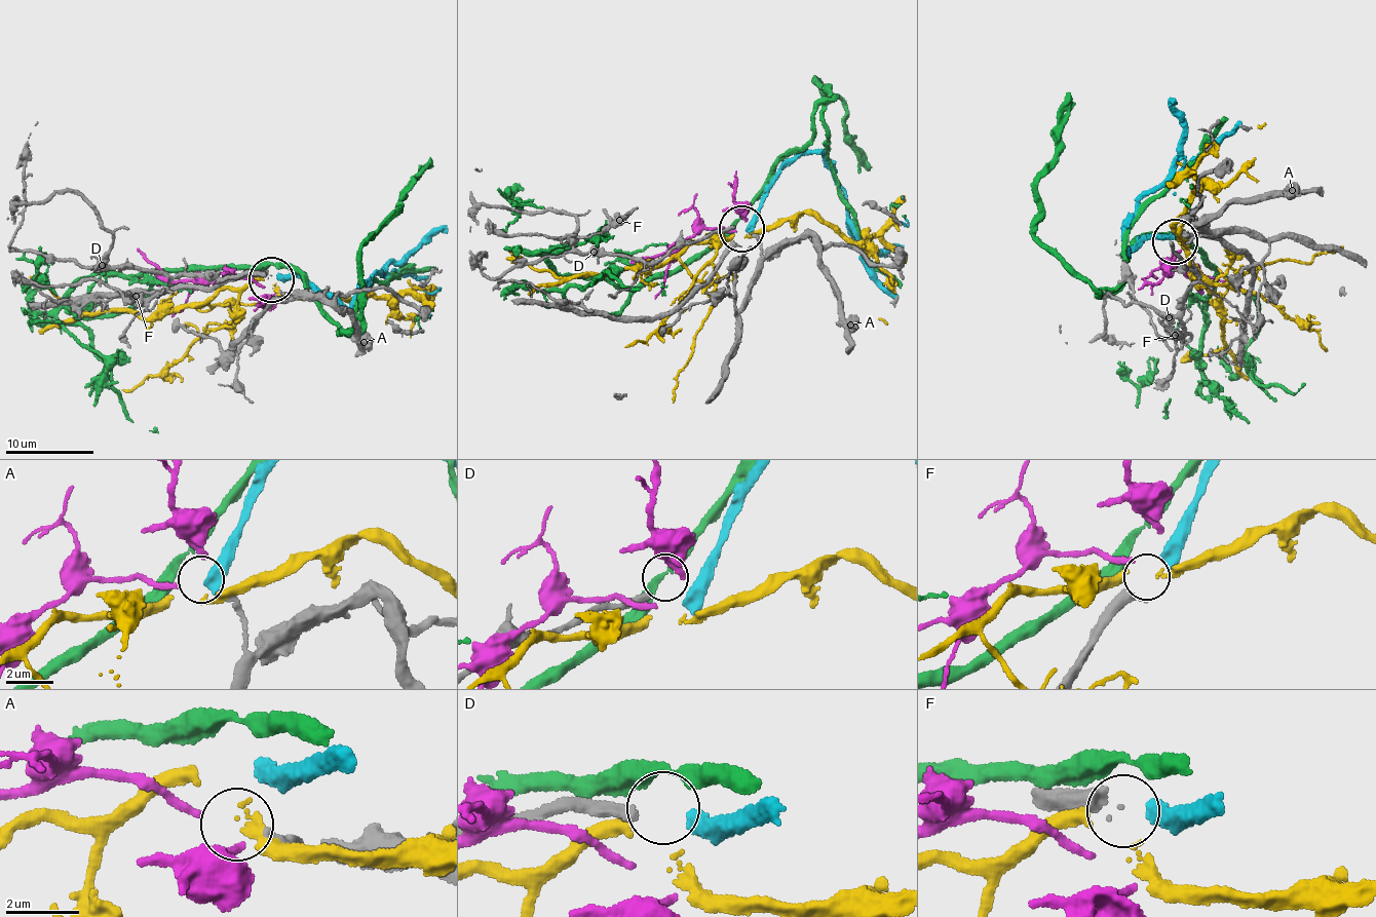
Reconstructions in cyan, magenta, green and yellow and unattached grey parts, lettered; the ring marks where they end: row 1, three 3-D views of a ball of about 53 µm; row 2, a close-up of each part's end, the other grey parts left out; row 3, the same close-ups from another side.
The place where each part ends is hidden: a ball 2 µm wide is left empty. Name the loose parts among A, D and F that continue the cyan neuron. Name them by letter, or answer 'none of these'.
F

